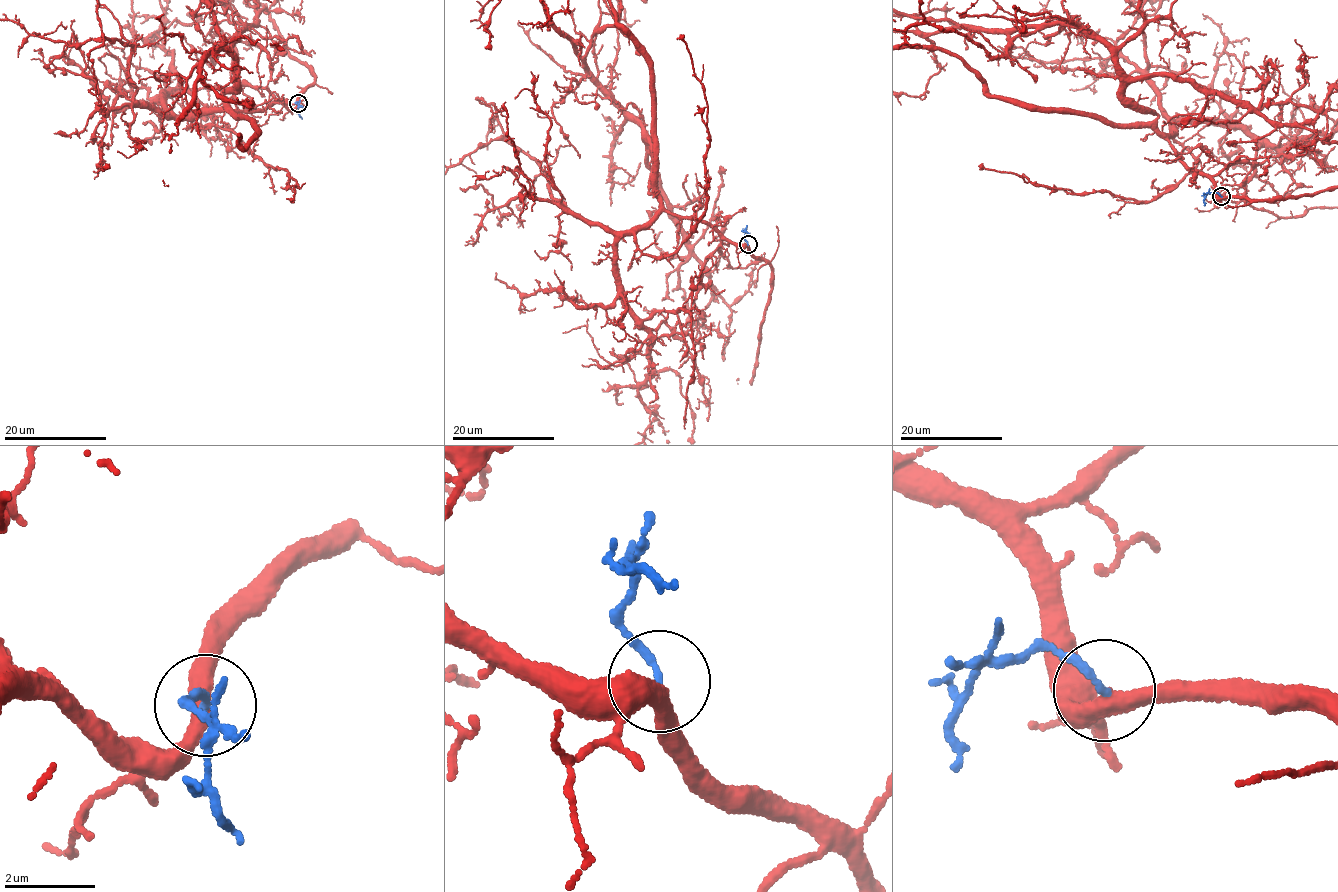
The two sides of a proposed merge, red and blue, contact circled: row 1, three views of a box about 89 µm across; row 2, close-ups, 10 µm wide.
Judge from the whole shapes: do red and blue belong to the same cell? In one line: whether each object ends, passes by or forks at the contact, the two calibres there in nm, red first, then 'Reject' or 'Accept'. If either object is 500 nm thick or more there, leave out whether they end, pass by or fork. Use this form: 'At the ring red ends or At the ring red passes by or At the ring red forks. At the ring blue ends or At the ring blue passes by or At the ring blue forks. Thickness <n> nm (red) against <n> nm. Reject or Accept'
At the ring red passes by. At the ring blue ends. Thickness 360 nm (red) against 160 nm. Accept

